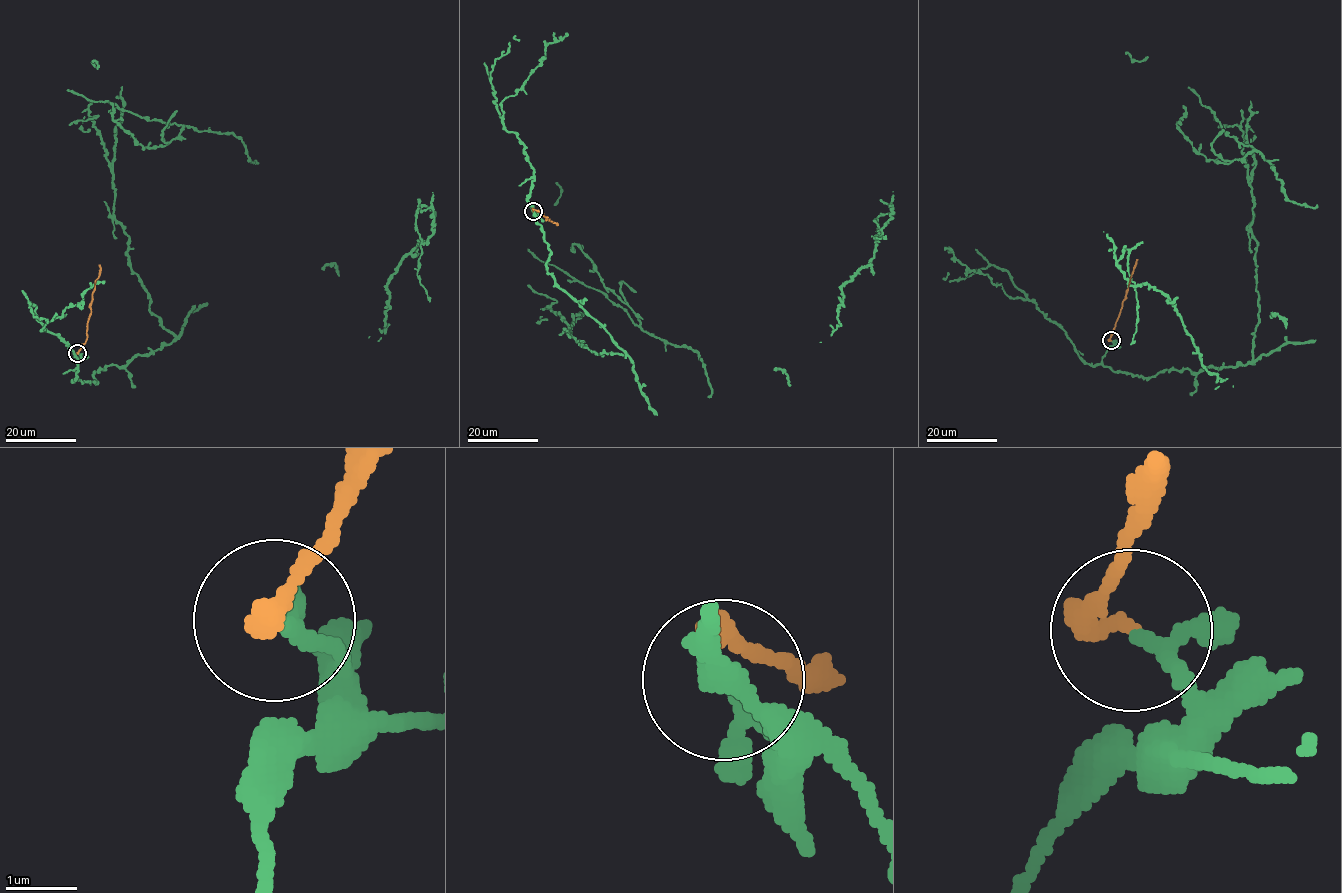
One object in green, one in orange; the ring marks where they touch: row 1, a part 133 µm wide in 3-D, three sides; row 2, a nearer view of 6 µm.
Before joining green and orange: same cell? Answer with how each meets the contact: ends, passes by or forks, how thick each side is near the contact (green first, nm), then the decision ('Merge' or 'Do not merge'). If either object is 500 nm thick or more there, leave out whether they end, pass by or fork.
At the ring green passes by. At the ring orange ends. Thickness 150 nm (green) against 280 nm. Do not merge

